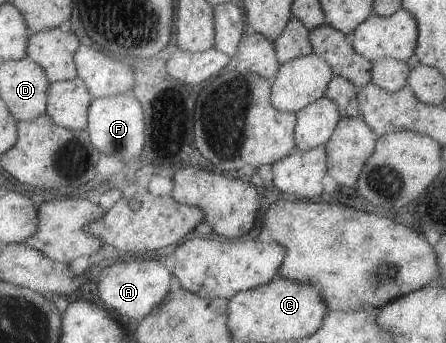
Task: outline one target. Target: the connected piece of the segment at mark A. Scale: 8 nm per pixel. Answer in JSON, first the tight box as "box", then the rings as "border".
{"box":[99,259,176,321],"border":[[[138,259],[129,262],[115,262],[101,272],[99,290],[105,300],[105,307],[112,307],[119,314],[127,318],[141,321],[159,306],[168,297],[176,280],[173,271],[163,266],[161,260]]]}

